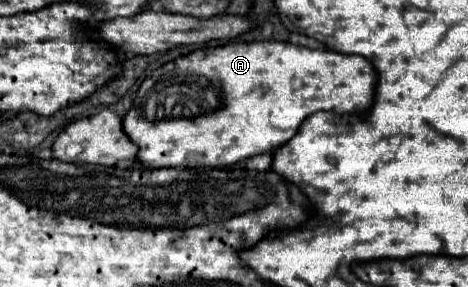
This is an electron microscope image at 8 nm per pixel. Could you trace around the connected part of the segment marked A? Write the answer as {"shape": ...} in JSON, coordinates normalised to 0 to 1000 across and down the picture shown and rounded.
{"shape":[[[502,143],[468,164],[417,171],[340,233],[327,268],[301,289],[288,373],[271,387],[263,443],[271,477],[297,512],[297,554],[314,589],[476,582],[596,519],[635,463],[639,436],[677,387],[712,387],[720,401],[784,387],[797,366],[801,296],[806,247],[797,220],[771,192],[660,171],[613,143]]]}

